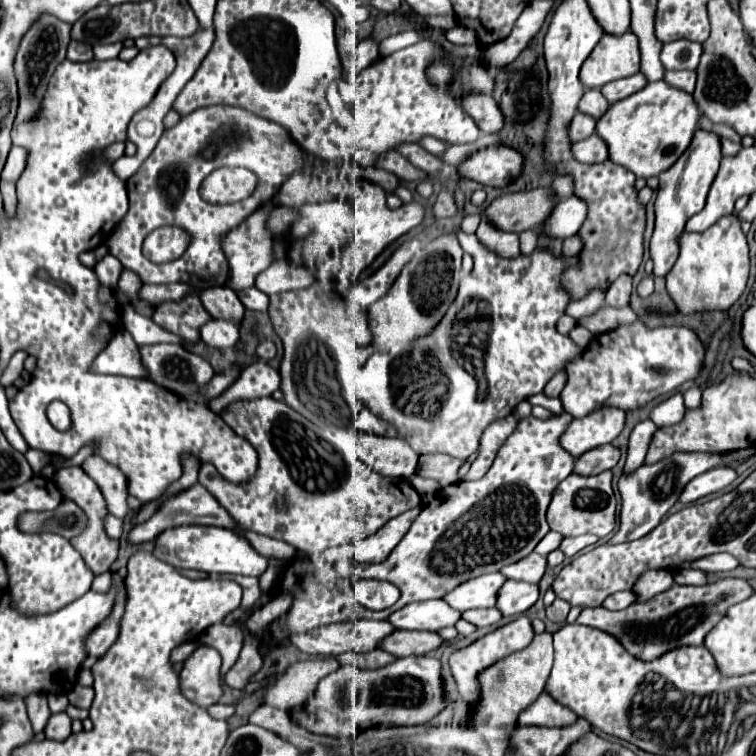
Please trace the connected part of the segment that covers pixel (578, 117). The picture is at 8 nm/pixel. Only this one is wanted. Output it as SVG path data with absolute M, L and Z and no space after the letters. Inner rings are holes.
M575 113L575 117L571 119L571 125L569 125L571 143L583 141L583 139L591 137L593 133L595 133L595 119L585 113Z

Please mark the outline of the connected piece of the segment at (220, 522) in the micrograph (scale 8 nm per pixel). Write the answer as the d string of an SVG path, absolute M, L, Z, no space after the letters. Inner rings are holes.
M195 483L195 487L189 487L173 497L169 497L153 517L149 517L149 521L139 523L131 533L129 533L129 541L139 545L145 541L153 541L159 537L159 533L173 529L173 527L181 527L181 525L215 525L215 527L225 527L231 529L233 527L233 519L229 519L229 513L223 511L223 507L217 503L217 499L201 485Z

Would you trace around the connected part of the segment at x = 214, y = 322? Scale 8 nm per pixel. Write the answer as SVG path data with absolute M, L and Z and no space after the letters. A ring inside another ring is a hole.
M209 319L199 329L201 341L215 349L231 349L241 337L241 323L233 319Z

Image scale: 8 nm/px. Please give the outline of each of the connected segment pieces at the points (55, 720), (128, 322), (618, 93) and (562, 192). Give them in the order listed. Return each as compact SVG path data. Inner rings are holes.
M67 713L51 715L51 719L45 727L45 735L47 735L47 739L55 739L55 741L67 739L71 735L71 717Z
M131 303L123 307L123 327L125 331L131 333L137 345L151 345L151 343L163 343L163 341L179 343L179 345L185 343L179 335L173 335L167 329L159 327L151 317L137 313Z
M637 73L637 75L631 75L631 77L625 77L625 79L617 79L617 81L611 81L607 85L603 85L601 93L603 97L609 101L609 103L617 103L637 91L641 91L643 87L647 85L645 81L645 75Z
M557 175L551 183L551 187L555 189L557 201L563 201L567 197L573 195L573 177L571 175Z

